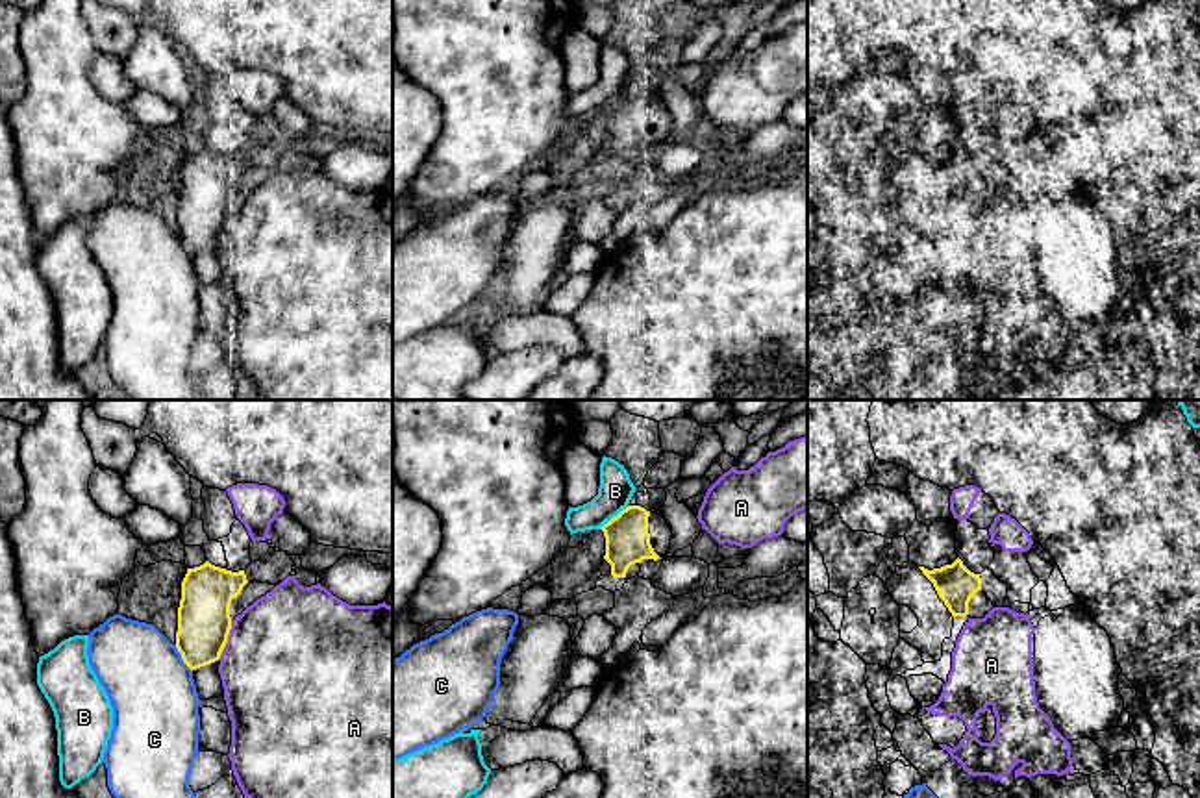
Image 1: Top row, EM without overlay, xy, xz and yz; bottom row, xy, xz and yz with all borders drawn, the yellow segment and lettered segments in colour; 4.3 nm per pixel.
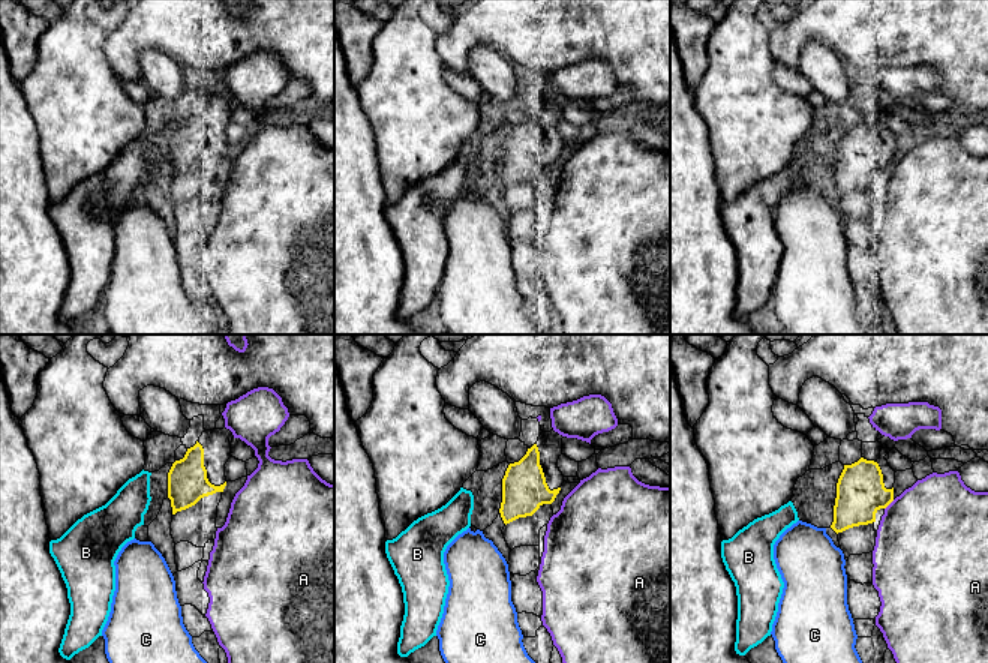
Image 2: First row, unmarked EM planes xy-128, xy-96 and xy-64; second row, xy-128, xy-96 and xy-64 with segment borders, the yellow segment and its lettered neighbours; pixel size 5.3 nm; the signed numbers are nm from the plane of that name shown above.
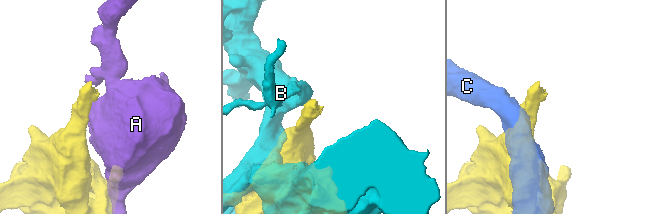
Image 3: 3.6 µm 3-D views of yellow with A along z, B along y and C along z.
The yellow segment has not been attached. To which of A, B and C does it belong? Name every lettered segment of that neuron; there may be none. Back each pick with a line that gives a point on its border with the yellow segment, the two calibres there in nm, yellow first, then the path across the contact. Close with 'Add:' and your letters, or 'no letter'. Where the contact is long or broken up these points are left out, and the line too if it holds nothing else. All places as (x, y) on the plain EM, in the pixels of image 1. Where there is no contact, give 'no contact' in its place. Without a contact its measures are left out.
Add: no letter

